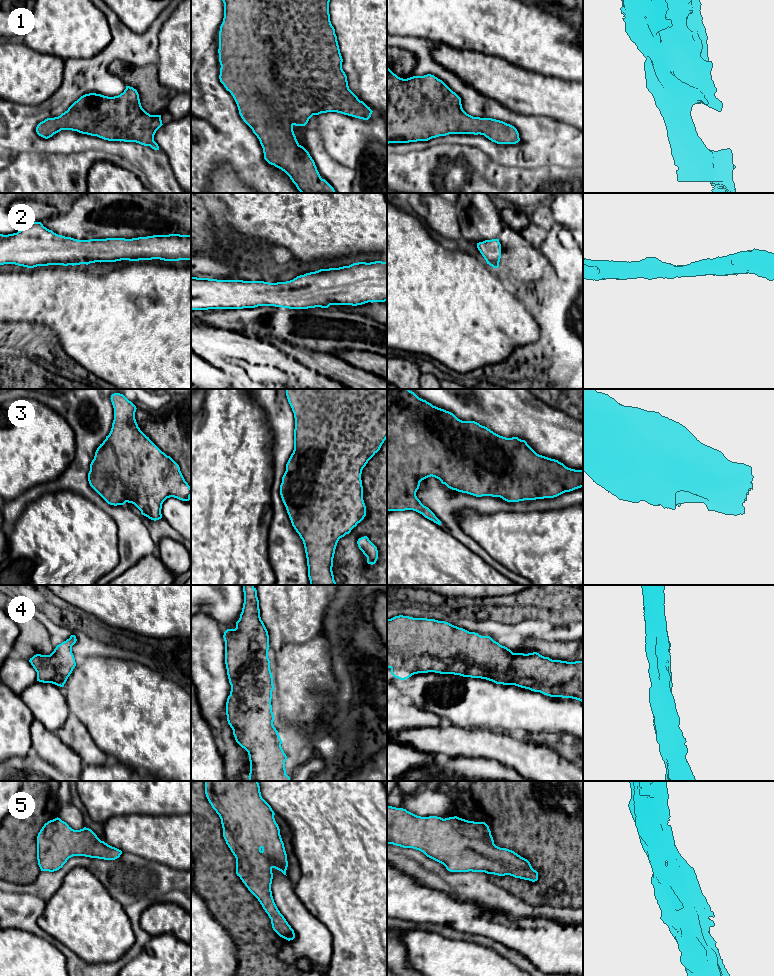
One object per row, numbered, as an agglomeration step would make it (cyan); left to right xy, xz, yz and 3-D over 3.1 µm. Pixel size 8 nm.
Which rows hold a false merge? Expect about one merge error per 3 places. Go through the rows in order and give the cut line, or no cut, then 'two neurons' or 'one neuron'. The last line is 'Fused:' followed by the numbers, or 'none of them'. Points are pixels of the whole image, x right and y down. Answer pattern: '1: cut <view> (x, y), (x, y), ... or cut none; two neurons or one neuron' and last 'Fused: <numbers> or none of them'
1: cut none; one neuron
2: cut none; one neuron
3: cut none; one neuron
4: cut none; one neuron
5: cut none; one neuron
Fused: none of them

